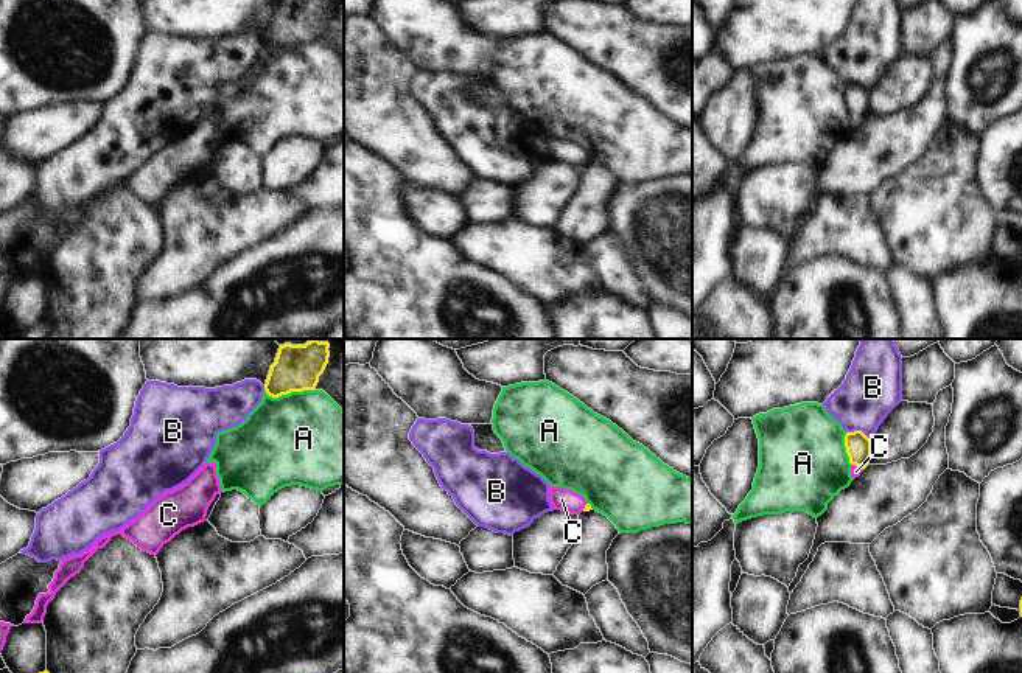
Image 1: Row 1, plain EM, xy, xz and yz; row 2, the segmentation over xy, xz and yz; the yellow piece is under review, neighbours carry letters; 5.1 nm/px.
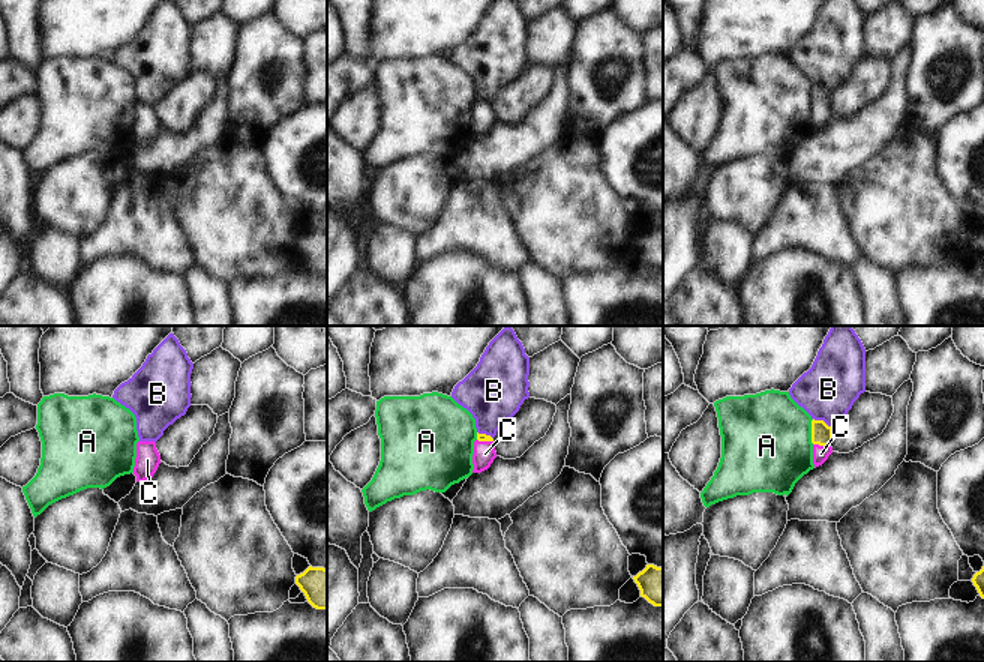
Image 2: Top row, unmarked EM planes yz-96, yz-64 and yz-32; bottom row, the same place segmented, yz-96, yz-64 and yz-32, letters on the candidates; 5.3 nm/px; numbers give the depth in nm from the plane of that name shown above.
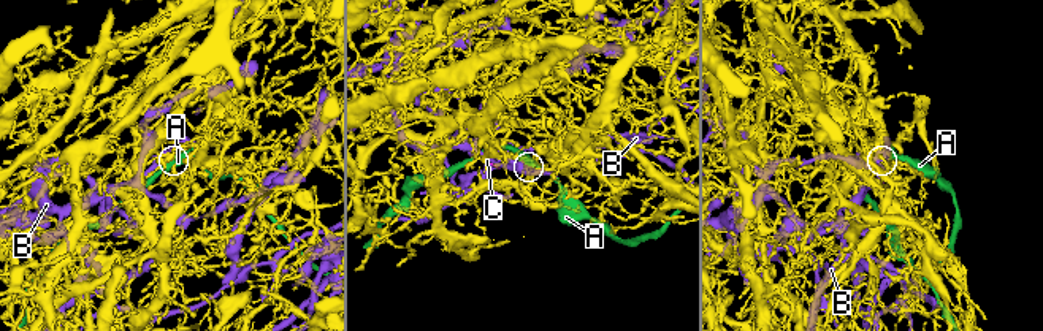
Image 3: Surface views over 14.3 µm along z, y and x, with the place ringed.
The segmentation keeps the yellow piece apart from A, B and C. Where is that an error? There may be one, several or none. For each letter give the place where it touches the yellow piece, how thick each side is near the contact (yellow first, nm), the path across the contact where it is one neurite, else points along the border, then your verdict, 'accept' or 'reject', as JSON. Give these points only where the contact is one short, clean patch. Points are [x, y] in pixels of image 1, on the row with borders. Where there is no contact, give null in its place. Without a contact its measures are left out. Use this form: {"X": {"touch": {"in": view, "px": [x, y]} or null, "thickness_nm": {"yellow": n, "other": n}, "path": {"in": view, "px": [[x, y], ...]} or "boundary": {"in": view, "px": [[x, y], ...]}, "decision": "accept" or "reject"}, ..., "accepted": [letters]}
{"A": {"touch": {"in": "xy", "px": [288, 392]}, "thickness_nm": {"yellow": 240, "other": 480}, "decision": "reject"}, "B": {"touch": {"in": "yz", "px": [859, 431]}, "thickness_nm": {"yellow": 130, "other": 300}, "decision": "reject"}, "C": {"touch": {"in": "yz", "px": [857, 465]}, "thickness_nm": {"yellow": 130, "other": 50}, "path": {"in": "yz", "px": [[857, 445], [857, 465], [856, 471]]}, "decision": "accept"}, "accepted": ["C"]}

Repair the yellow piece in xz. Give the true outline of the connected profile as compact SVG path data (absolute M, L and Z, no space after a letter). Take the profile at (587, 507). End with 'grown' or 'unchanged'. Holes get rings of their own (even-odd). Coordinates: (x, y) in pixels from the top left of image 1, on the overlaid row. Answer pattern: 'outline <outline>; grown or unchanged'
outline M549 486L549 500L554 510L568 511L572 514L593 510L583 496L562 486Z; grown

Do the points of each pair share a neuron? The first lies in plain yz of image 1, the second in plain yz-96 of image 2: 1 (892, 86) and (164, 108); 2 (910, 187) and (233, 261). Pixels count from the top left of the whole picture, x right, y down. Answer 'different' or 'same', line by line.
1: same
2: same

